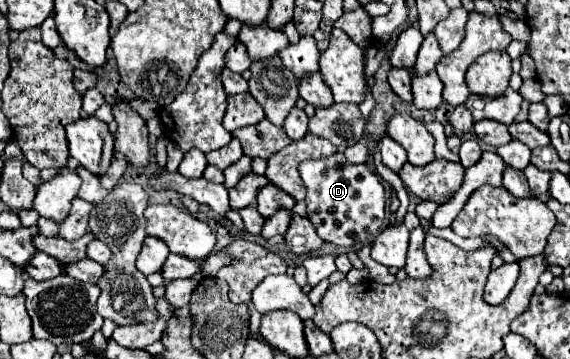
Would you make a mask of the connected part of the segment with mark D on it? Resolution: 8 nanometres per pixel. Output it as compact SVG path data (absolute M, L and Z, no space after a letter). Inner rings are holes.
M338 149L332 157L324 157L324 159L312 159L312 161L302 161L302 165L298 167L298 173L304 181L306 187L306 213L308 219L312 221L312 225L316 227L318 235L338 247L364 247L370 245L370 241L380 233L382 223L384 223L384 209L386 209L386 197L384 197L384 187L380 183L380 177L372 171L372 167L368 165L352 165L346 161L344 151Z

